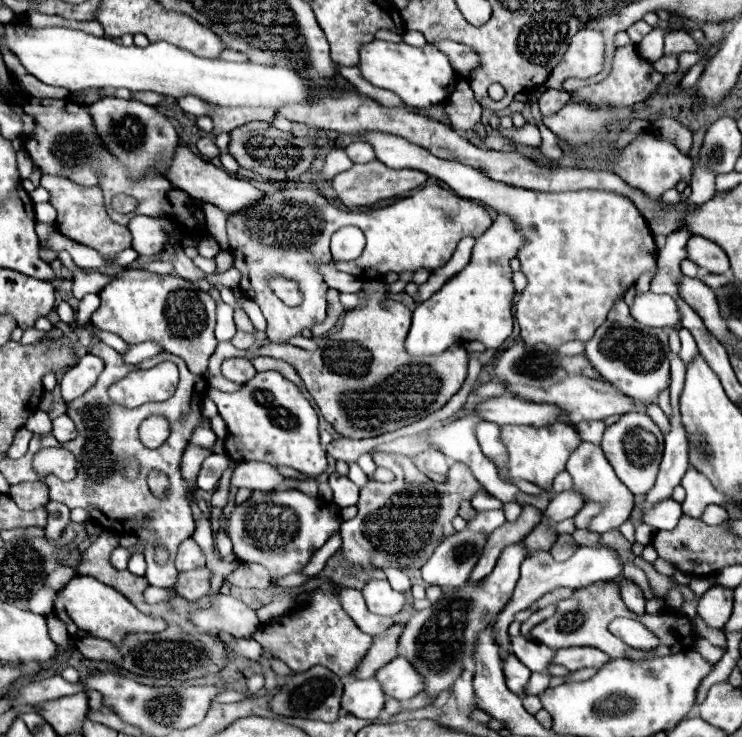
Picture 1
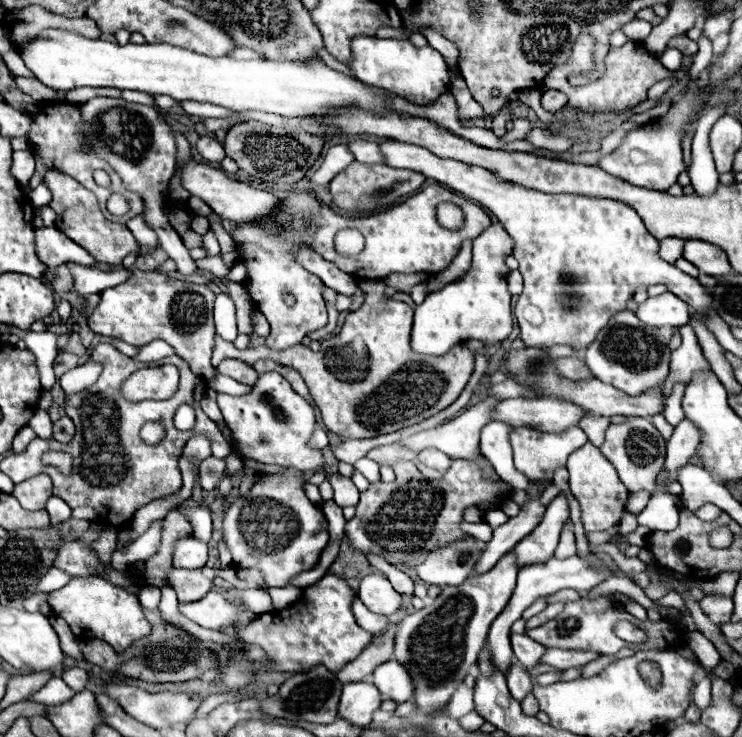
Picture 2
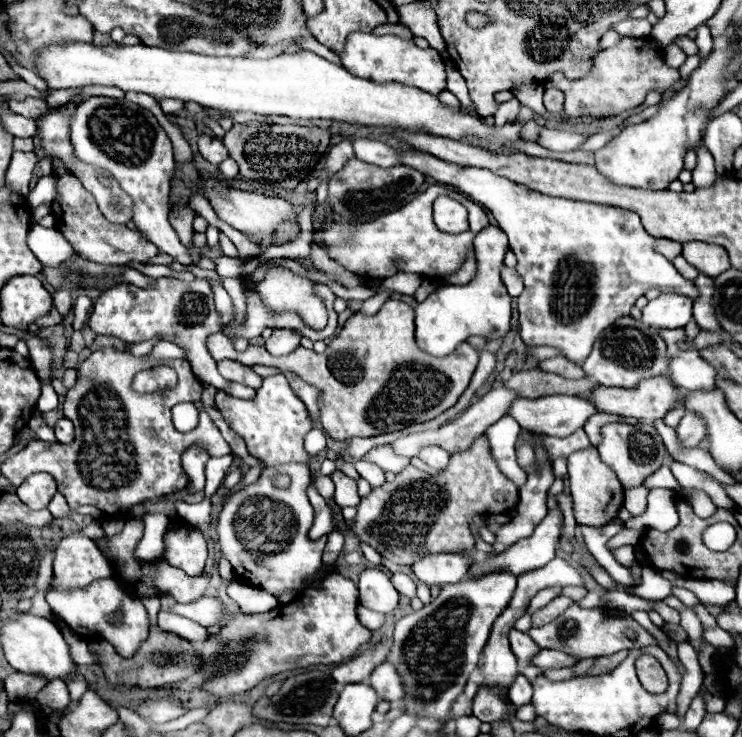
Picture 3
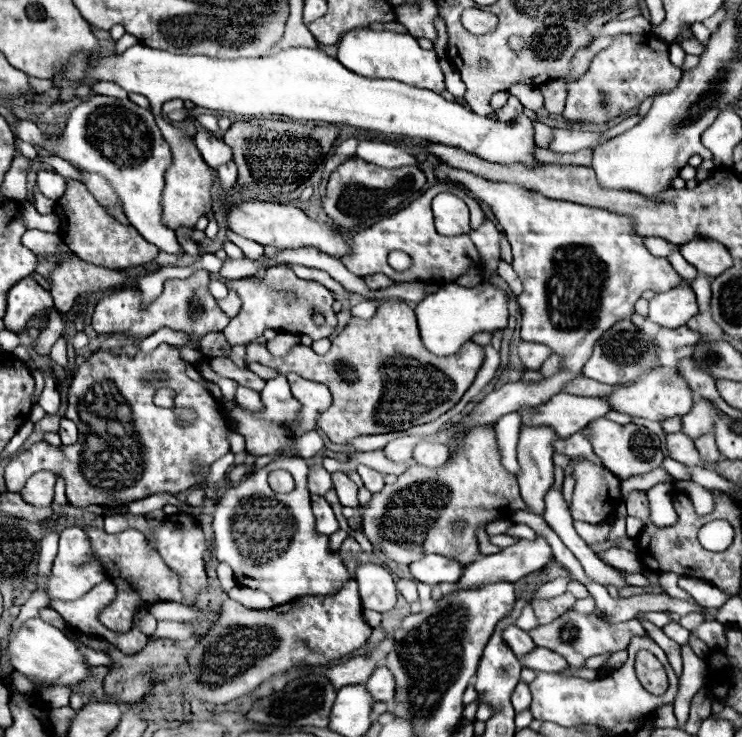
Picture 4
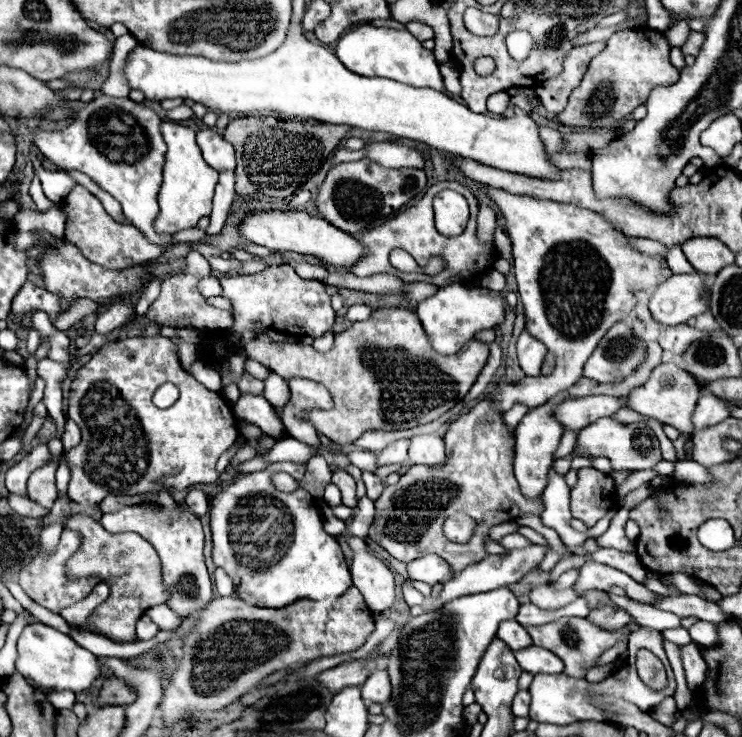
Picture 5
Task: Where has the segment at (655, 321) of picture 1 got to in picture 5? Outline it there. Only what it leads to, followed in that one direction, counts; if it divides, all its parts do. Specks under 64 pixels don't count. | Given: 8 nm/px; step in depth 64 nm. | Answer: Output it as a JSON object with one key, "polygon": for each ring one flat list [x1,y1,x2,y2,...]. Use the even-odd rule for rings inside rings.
{"polygon":[[698,272,672,274,656,288,650,300,654,320,668,326,684,324,686,320,704,314,708,308,708,286]]}

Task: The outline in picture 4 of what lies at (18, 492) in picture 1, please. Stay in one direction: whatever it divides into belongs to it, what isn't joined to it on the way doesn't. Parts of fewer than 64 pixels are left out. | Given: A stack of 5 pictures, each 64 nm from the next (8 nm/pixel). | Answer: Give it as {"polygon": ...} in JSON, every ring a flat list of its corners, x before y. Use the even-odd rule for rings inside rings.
{"polygon":[[50,470,36,472,28,478,22,498,28,500,28,504,34,504,36,507,50,507,52,498,54,498,54,482,56,474]]}

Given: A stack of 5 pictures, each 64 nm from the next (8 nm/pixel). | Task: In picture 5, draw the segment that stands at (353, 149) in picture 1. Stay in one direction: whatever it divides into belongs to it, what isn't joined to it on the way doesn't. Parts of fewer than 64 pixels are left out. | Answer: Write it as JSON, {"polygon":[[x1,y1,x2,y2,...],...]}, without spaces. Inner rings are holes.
{"polygon":[[374,142,370,144,366,156,378,164,384,164,386,168,424,168,424,156,422,152,402,146,402,144,392,144,392,142]]}

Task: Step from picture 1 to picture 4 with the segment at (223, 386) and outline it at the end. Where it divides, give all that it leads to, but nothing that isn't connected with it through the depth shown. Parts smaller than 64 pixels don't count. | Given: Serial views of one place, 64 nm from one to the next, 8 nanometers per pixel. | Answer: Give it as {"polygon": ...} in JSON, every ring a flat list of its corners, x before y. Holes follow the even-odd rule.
{"polygon":[[238,388,238,392,236,392,236,402,246,410,246,412,264,412,264,404,262,404,262,400,260,400,260,394,258,392,254,392,254,390,248,390,248,388]]}

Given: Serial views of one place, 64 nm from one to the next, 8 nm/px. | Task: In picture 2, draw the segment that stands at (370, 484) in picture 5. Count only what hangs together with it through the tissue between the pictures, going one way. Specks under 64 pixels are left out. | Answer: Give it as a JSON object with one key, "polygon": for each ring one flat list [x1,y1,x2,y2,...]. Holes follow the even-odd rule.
{"polygon":[[362,458,362,460,358,460,356,464,354,464,354,468,358,470,358,472,362,472,366,478,368,478,368,482,380,482,380,466,374,462,374,460,370,460,370,458]]}

